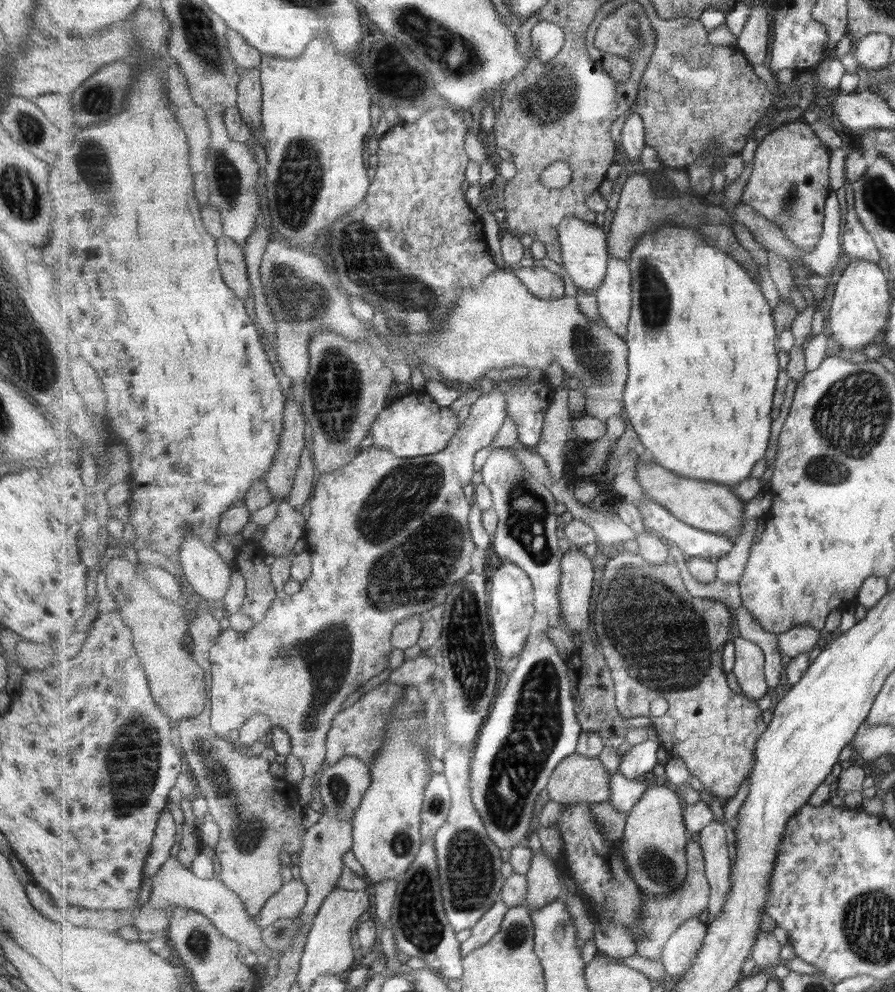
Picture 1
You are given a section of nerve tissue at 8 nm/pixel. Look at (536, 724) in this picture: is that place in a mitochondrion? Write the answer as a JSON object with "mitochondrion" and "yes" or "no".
{"mitochondrion":"yes"}

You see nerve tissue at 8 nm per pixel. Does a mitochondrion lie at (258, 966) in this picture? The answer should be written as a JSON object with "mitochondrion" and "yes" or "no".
{"mitochondrion":"no"}

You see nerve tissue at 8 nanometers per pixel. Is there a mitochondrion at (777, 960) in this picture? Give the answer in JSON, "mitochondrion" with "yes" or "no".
{"mitochondrion":"no"}

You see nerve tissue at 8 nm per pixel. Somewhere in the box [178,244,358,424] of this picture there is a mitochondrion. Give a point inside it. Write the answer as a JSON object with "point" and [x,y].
{"point":[302,300]}

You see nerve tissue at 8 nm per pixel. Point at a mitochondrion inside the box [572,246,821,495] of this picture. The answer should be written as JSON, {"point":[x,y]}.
{"point":[654,296]}

